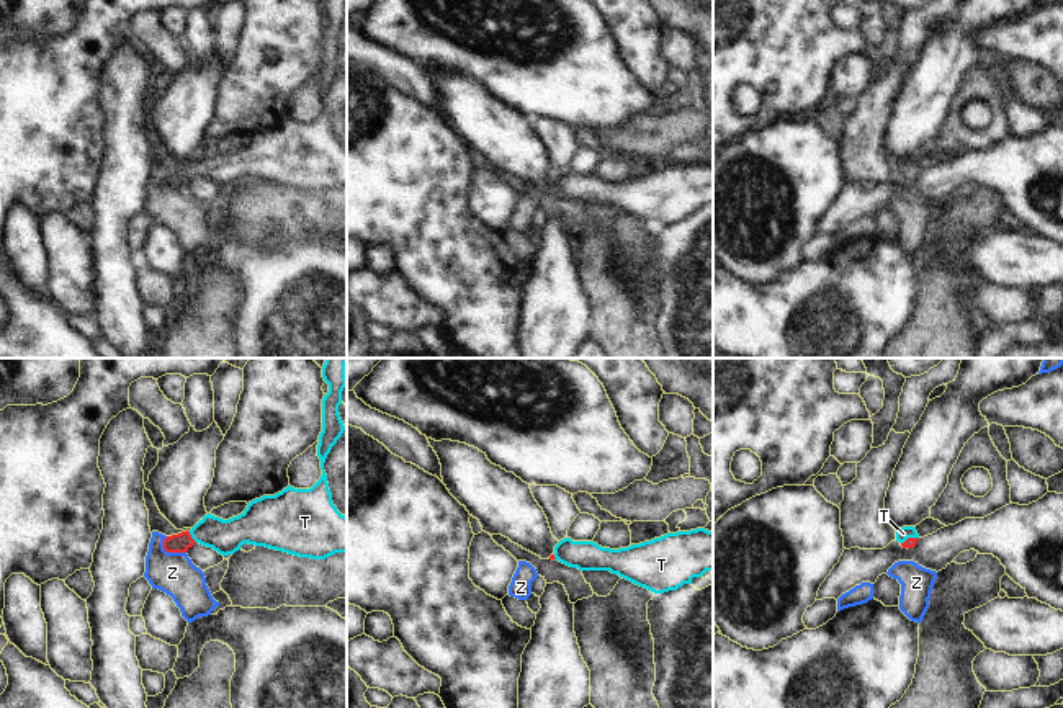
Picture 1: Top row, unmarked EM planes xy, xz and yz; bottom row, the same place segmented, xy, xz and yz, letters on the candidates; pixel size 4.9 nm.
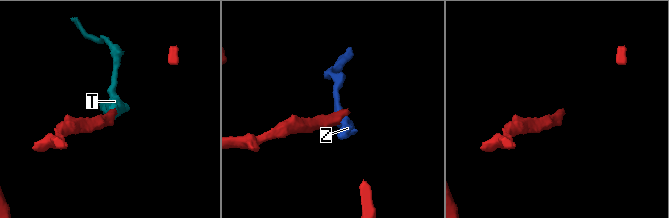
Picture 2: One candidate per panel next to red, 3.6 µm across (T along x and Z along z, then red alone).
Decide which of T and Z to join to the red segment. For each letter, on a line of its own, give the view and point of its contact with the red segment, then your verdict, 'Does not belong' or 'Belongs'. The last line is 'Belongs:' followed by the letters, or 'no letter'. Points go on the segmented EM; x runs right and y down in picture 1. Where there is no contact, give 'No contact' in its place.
T: Touches red at xy (190, 537). Belongs
Z: Touches red at xy (170, 551). Does not belong
Belongs: T.

